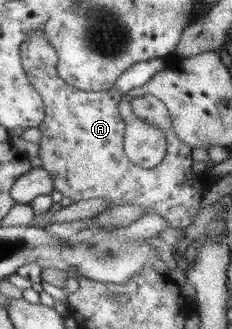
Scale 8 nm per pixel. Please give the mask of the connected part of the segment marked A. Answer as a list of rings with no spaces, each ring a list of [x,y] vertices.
[[[42,30],[30,32],[26,36],[26,40],[20,44],[20,54],[26,76],[32,86],[36,88],[38,94],[42,96],[45,104],[45,119],[38,126],[38,129],[42,131],[39,157],[42,161],[41,167],[52,175],[52,181],[54,181],[53,190],[62,193],[62,195],[72,199],[74,202],[105,198],[109,202],[109,208],[106,209],[105,214],[115,206],[139,205],[144,209],[143,216],[152,213],[162,216],[168,222],[169,226],[167,228],[186,229],[191,226],[196,214],[198,214],[200,203],[212,182],[210,182],[206,171],[200,176],[194,174],[194,170],[192,170],[194,164],[193,149],[176,136],[176,132],[172,130],[172,124],[170,124],[171,116],[166,114],[162,118],[164,126],[160,126],[166,136],[167,150],[165,151],[165,157],[158,167],[142,168],[142,166],[134,164],[126,156],[123,149],[126,123],[118,110],[118,105],[120,105],[123,97],[122,92],[118,92],[116,88],[108,89],[107,91],[90,92],[70,86],[58,75],[57,52],[54,50],[54,46],[48,42],[48,38],[46,38],[46,34]]]

